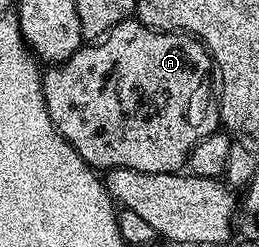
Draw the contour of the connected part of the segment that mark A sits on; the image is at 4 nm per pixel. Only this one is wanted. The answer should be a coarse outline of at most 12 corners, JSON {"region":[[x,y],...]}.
{"region":[[121,21],[42,72],[106,173],[179,173],[221,127],[198,38]]}

